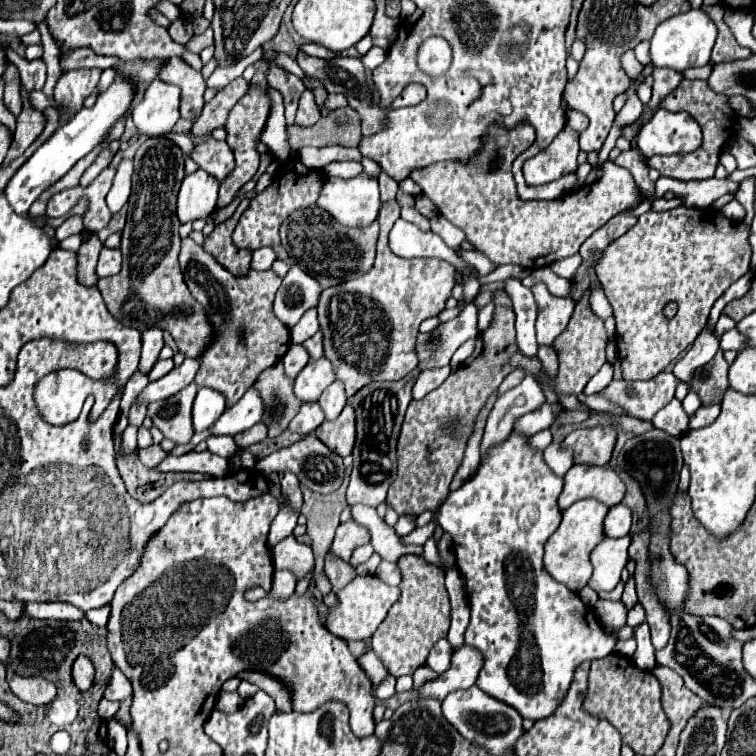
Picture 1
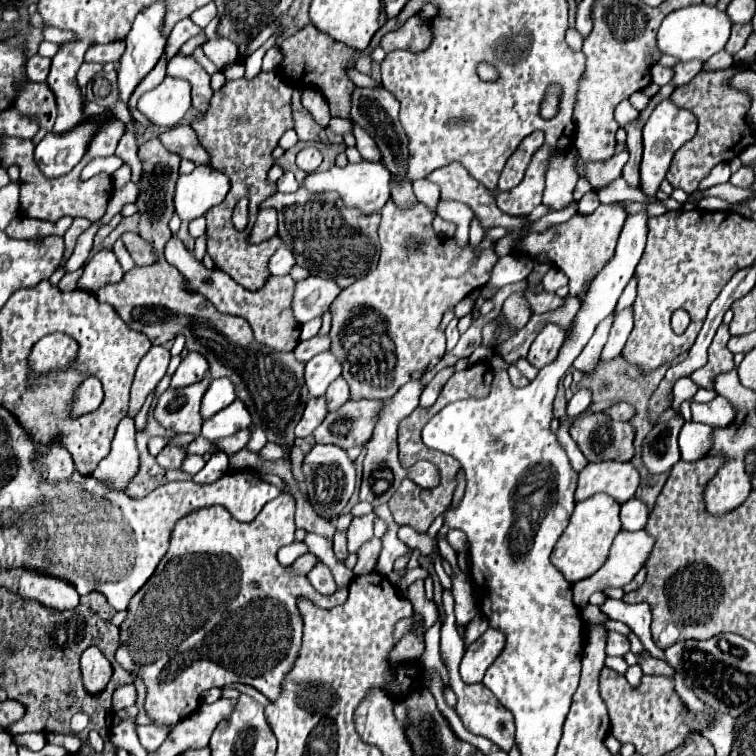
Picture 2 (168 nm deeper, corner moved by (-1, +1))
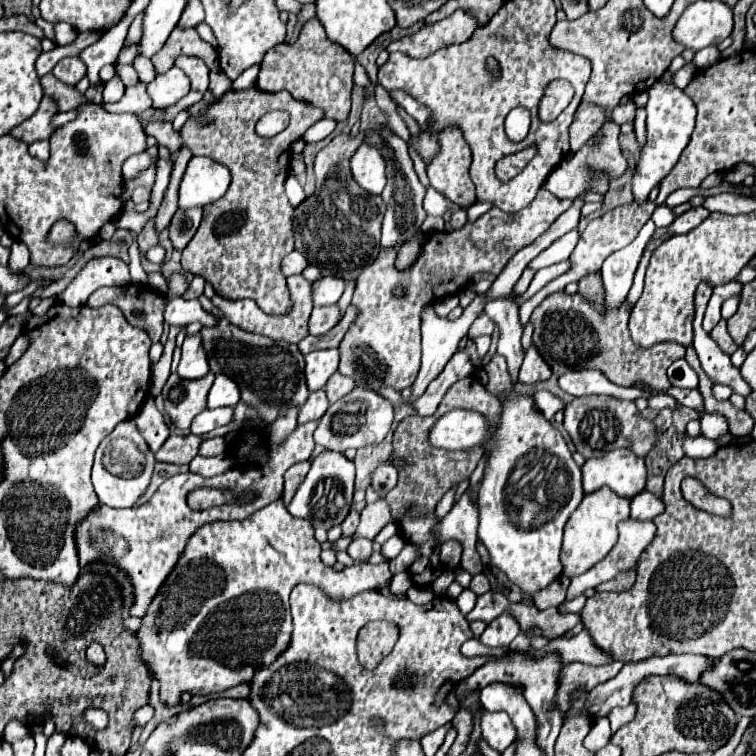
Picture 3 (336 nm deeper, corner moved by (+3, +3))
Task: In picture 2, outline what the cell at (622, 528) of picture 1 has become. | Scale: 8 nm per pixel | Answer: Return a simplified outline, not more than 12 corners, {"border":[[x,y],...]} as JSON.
{"border":[[630,498],[622,504],[624,530],[642,530],[648,522],[648,506]]}

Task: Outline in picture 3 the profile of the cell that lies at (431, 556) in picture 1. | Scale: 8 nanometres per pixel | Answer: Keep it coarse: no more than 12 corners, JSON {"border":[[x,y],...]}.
{"border":[[478,708],[482,738],[496,752],[516,740],[508,714]]}

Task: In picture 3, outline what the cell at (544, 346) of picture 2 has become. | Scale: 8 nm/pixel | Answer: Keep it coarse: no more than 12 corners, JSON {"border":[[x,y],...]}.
{"border":[[532,344],[520,368],[520,382],[550,378],[552,370]]}

